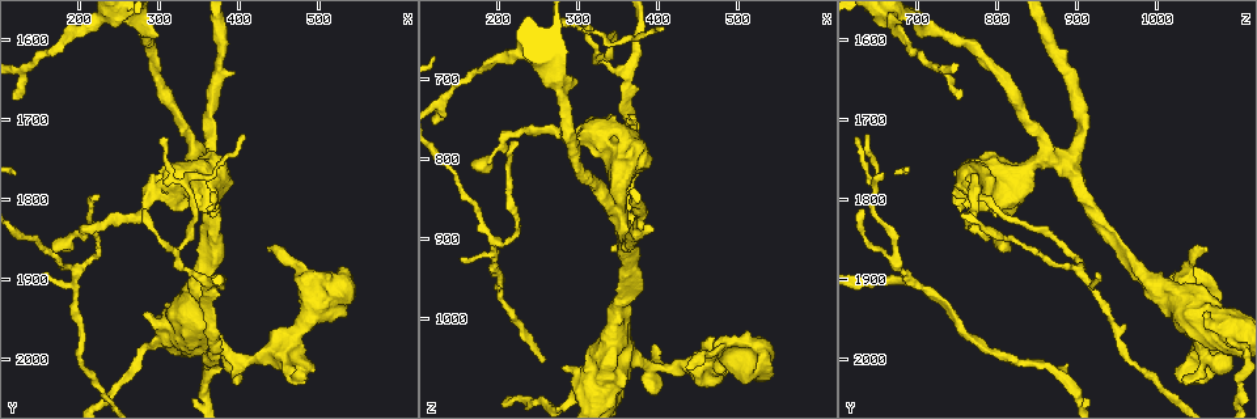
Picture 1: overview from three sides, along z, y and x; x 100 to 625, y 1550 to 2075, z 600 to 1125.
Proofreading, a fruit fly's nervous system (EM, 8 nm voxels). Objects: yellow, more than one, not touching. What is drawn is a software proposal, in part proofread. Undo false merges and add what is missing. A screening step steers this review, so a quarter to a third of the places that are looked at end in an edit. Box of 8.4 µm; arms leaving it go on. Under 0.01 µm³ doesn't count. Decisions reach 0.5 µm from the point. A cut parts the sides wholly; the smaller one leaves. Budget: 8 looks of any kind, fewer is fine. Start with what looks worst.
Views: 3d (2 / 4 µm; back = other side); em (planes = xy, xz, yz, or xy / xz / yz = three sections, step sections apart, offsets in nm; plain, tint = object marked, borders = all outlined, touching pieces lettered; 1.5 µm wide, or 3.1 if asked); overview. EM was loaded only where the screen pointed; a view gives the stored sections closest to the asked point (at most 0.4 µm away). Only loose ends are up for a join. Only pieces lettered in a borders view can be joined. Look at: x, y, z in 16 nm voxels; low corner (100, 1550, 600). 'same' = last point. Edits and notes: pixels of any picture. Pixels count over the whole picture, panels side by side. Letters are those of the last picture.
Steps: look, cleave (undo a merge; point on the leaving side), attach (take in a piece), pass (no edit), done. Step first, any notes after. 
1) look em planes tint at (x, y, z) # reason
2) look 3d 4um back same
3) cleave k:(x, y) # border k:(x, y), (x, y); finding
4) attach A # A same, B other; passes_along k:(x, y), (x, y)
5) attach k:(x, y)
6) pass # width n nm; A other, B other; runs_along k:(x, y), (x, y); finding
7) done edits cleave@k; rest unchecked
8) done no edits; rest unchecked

look 3d 2um at (395, 2000, 1060) # a fork

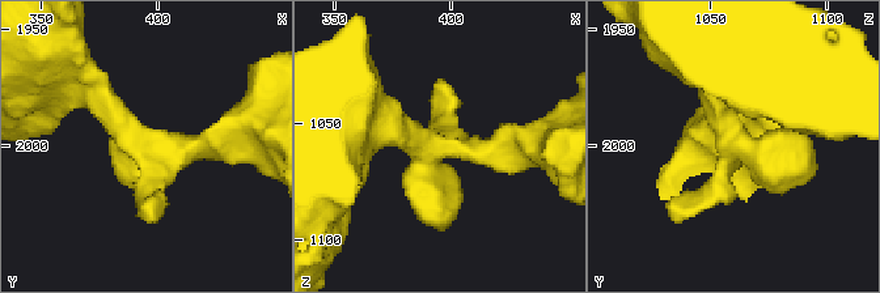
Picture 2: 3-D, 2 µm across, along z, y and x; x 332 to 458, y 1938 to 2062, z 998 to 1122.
look em planes borders at (392, 1998, 1061) # shape alone is not enough

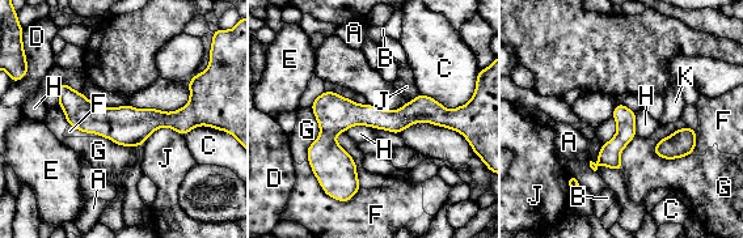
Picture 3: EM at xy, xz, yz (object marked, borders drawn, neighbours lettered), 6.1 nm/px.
pass # A other, B other, C other, D other, E other, F other, G other, H other, J other, K other; runs_along 3:(421, 110), (345, 118), (328, 135), (328, 190); all the same cell

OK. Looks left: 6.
look 3d 2um at (435, 1860, 1060) # branch stops here

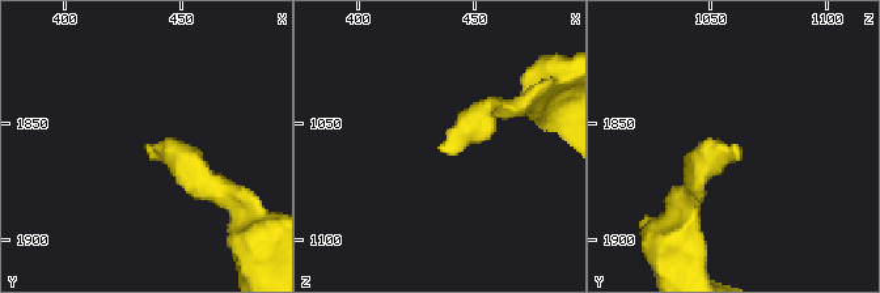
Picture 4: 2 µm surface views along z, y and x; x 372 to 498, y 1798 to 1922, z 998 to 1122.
look em planes borders at (435, 1861, 1060) # shape alone is not enough

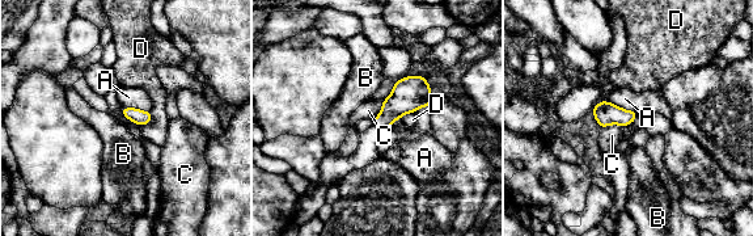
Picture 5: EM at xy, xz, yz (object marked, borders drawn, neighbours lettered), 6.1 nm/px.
pass # width 90 nm; A other, B other, C other, D other; border 5:(624, 126), (606, 125), (601, 129); no lettered piece goes on from it

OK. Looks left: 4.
look 3d 4um at (150, 1895, 925) # free end

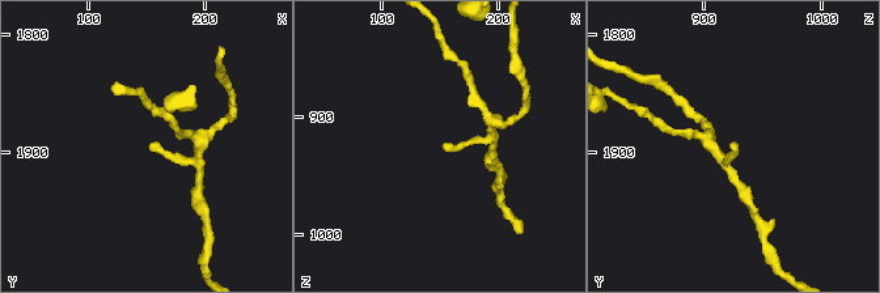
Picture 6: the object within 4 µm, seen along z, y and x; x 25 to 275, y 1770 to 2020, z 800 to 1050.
look em planes borders at (154, 1892, 922)

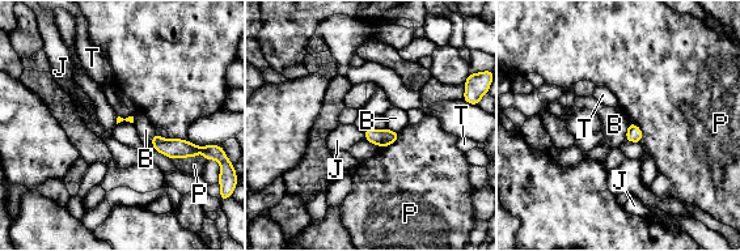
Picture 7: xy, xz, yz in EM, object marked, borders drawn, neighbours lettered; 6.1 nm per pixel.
pass # B other, J other, P other, T other; border 7:(155, 131), (152, 148); no lettered piece goes on from it

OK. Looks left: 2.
done no edits; rest unchecked

